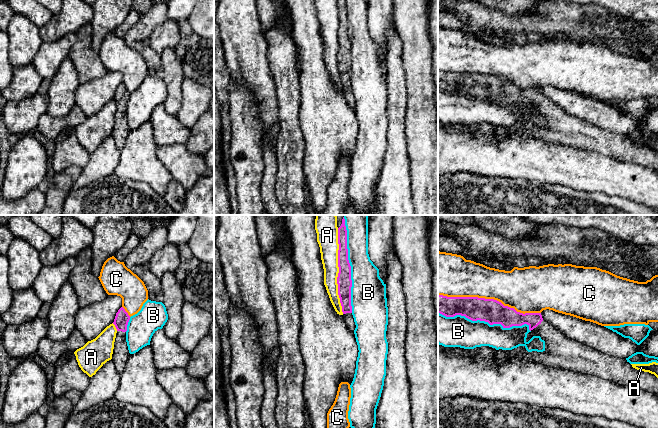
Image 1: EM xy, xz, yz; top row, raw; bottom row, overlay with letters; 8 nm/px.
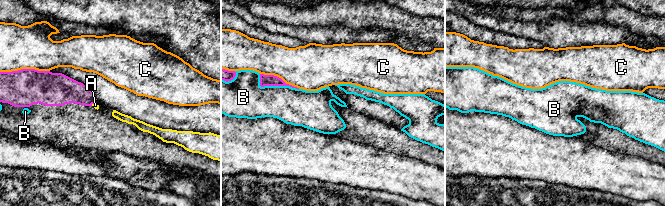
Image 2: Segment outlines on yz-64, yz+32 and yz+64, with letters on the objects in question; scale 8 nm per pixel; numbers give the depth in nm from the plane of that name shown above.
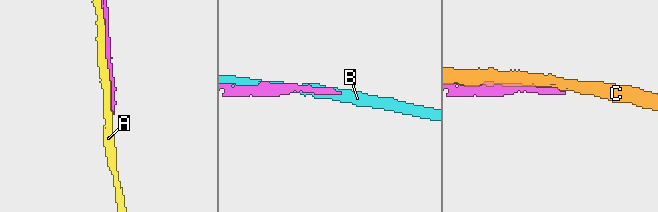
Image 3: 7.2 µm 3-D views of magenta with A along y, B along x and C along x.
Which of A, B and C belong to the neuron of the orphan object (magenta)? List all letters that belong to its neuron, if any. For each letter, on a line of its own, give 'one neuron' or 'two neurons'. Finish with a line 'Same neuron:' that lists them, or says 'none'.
A: two neurons
B: two neurons
C: two neurons
Same neuron: none

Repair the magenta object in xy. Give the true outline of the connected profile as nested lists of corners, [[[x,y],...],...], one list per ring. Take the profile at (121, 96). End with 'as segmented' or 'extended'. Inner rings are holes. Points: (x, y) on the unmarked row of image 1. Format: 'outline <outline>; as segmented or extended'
outline [[[121,83],[116,89],[113,98],[117,105],[117,109],[114,118],[112,137],[115,140],[118,149],[122,149],[124,147],[127,135],[130,131],[126,118],[126,107],[129,96],[130,92],[125,85]]]; extended

